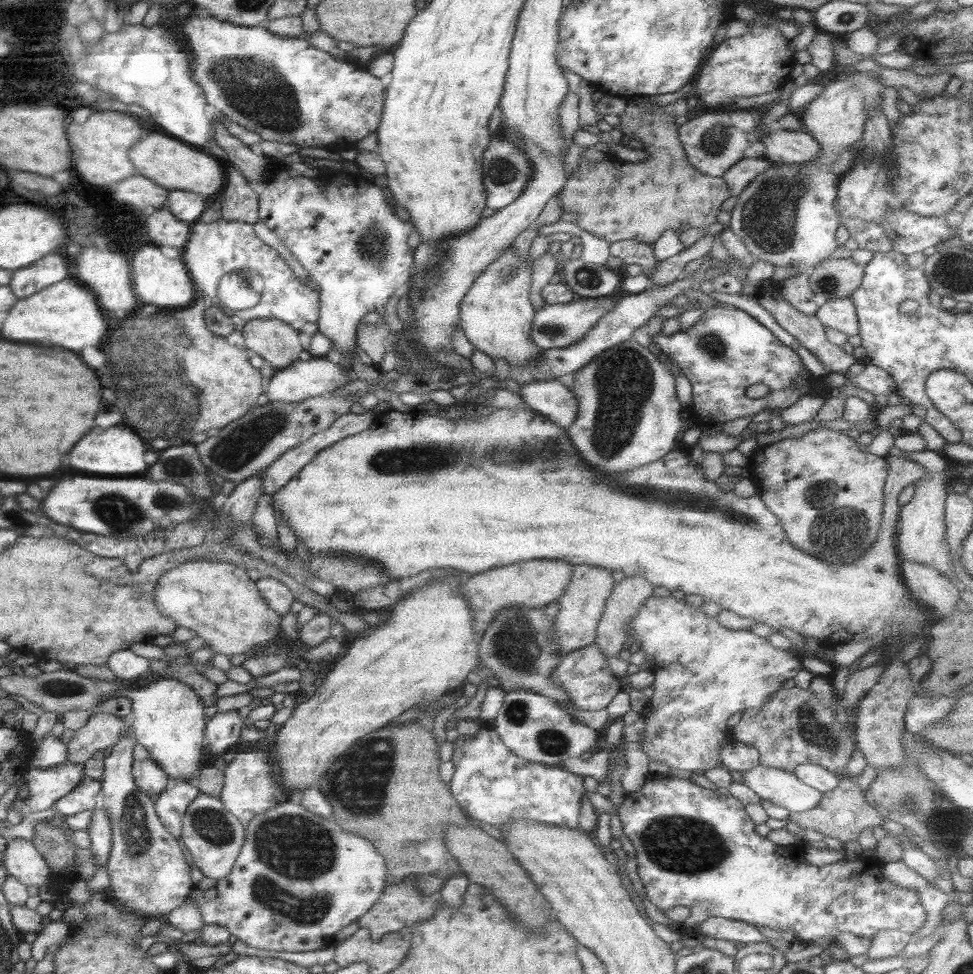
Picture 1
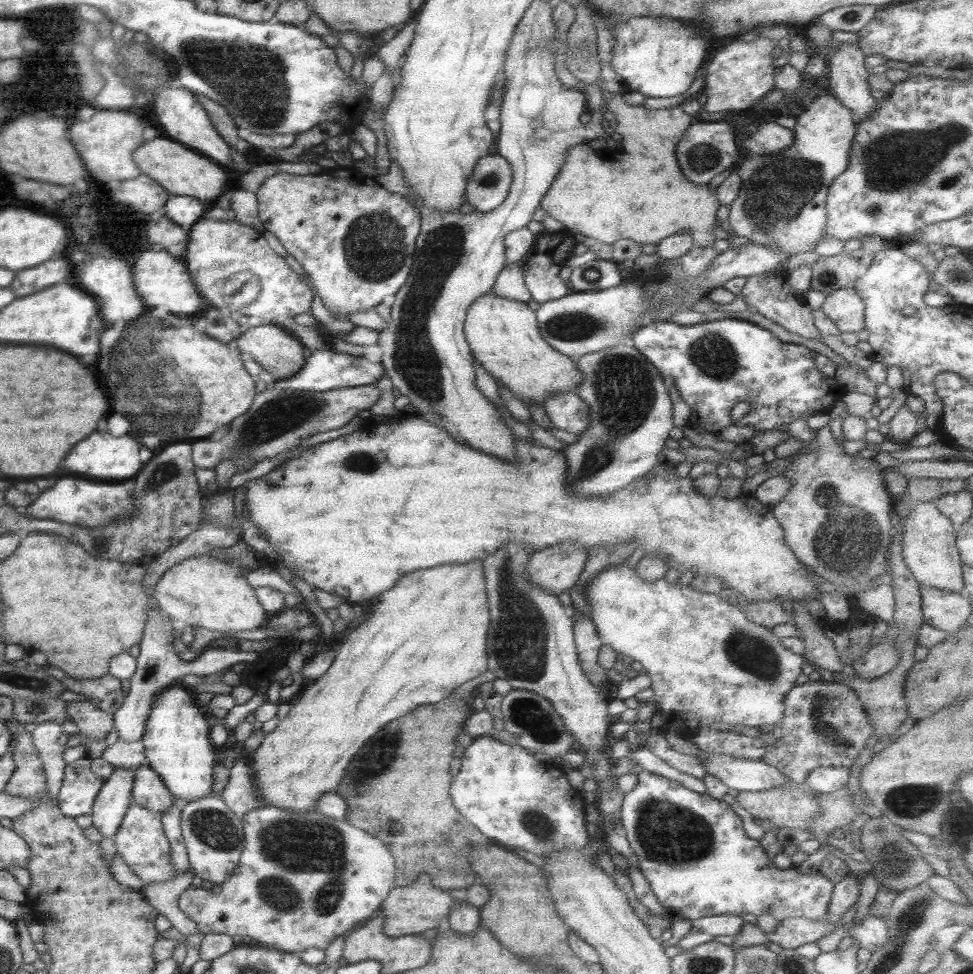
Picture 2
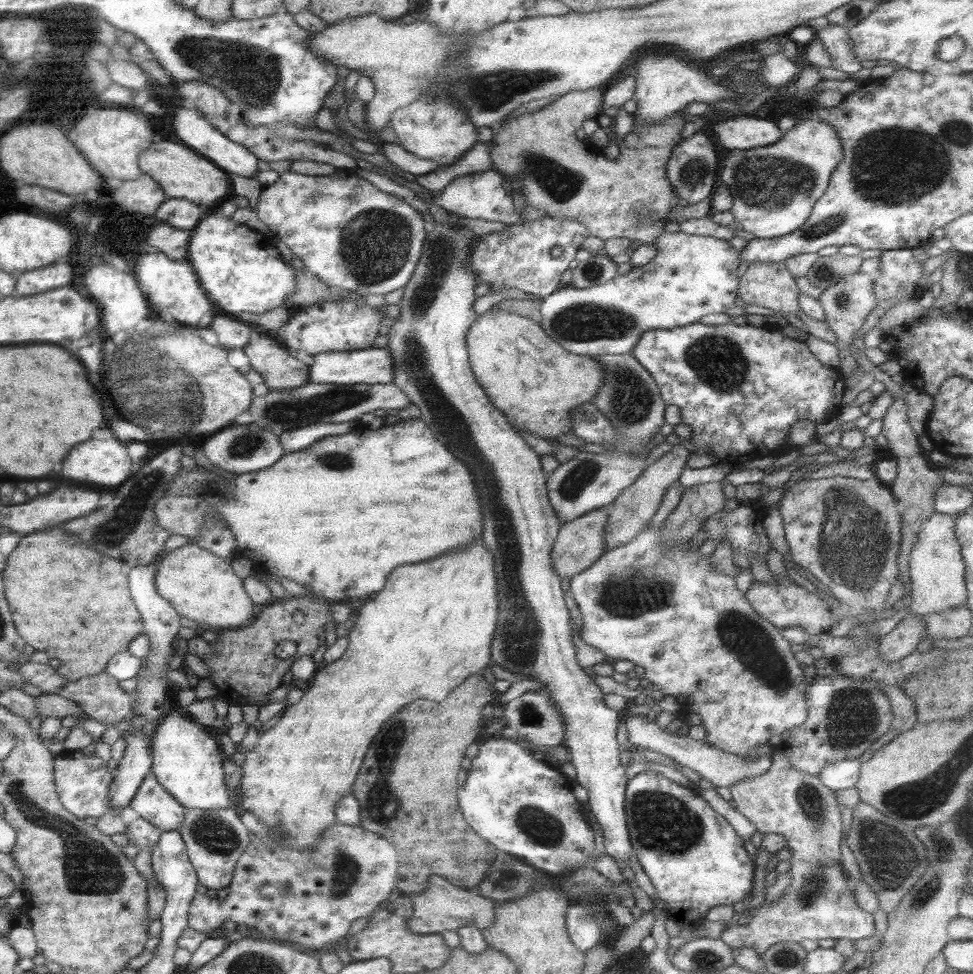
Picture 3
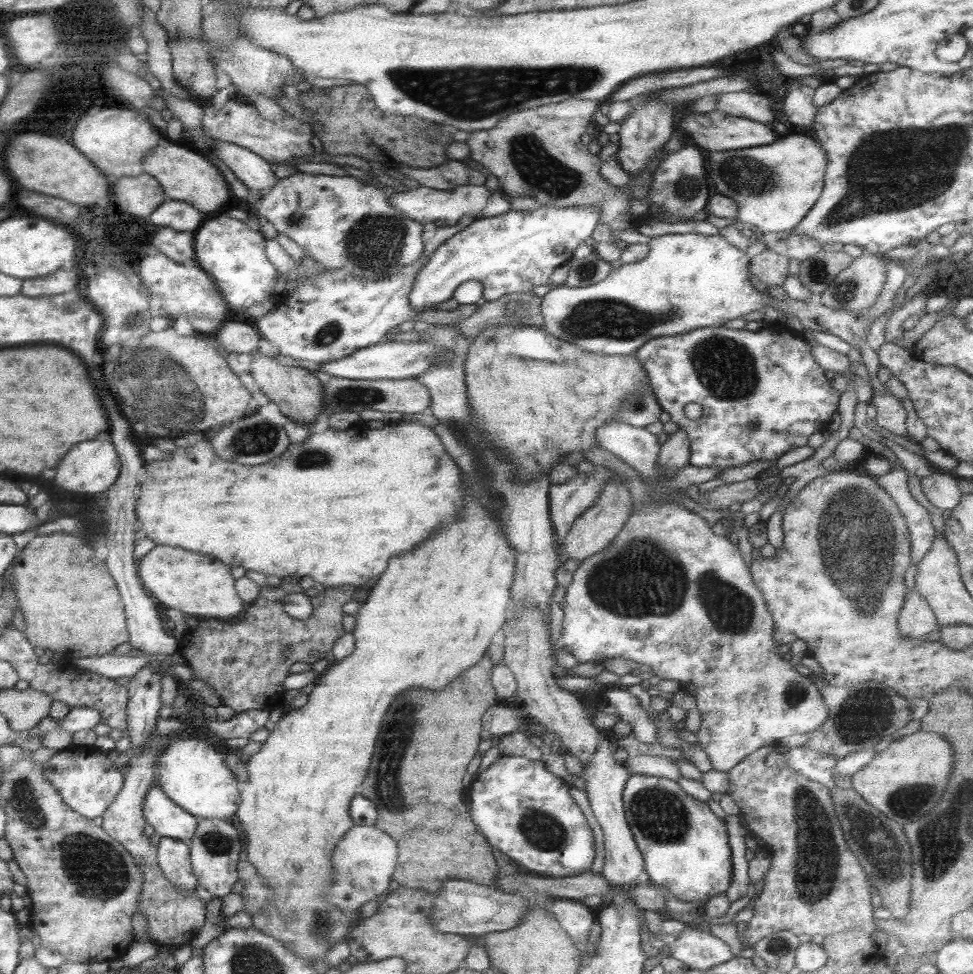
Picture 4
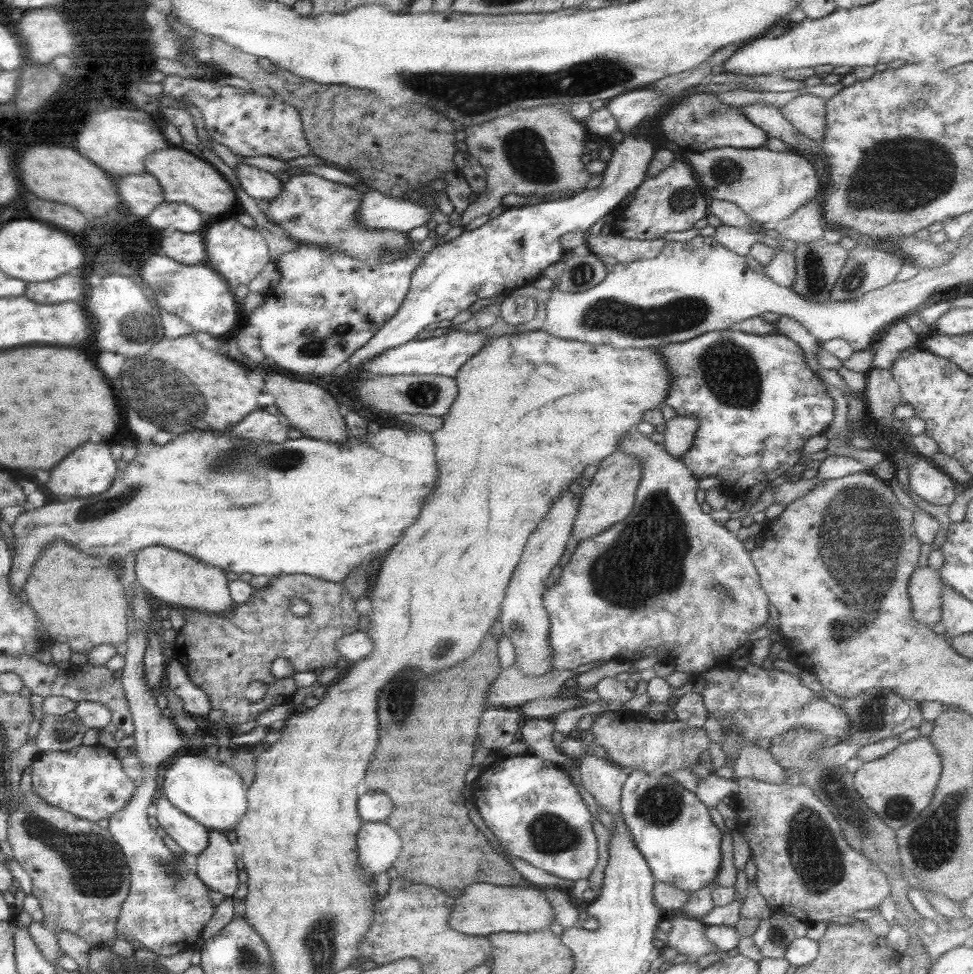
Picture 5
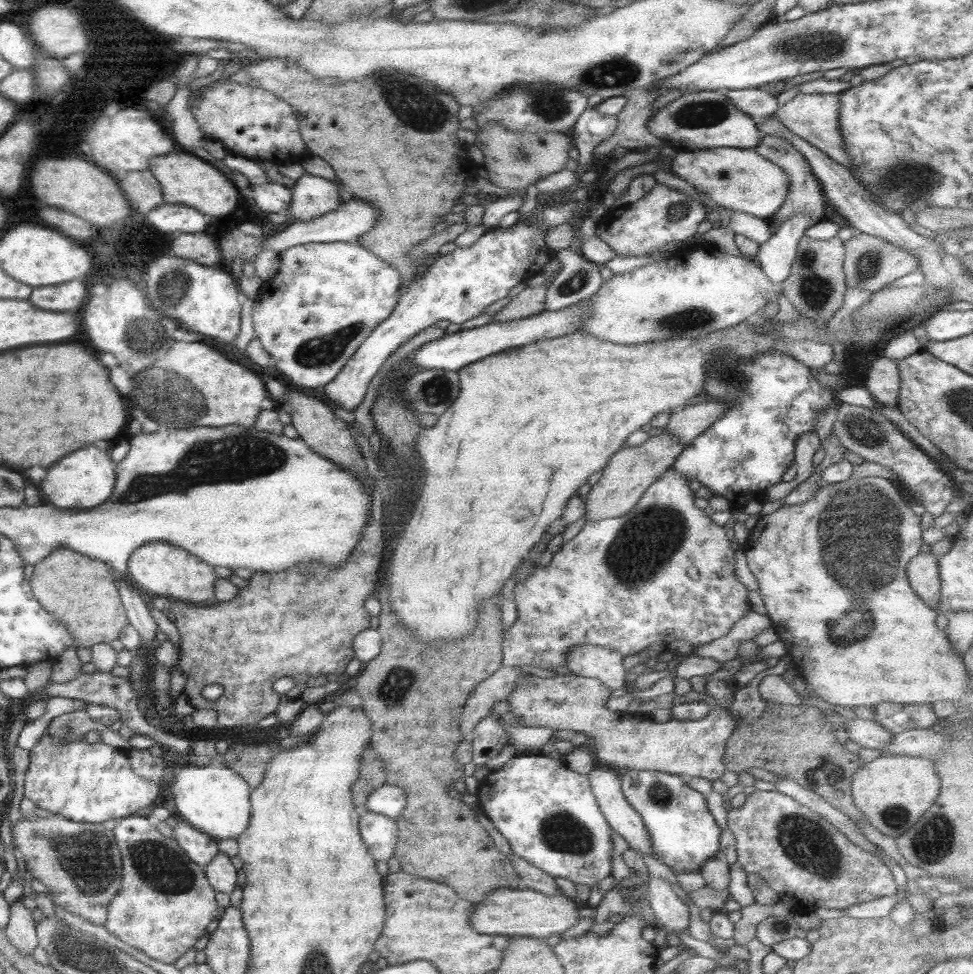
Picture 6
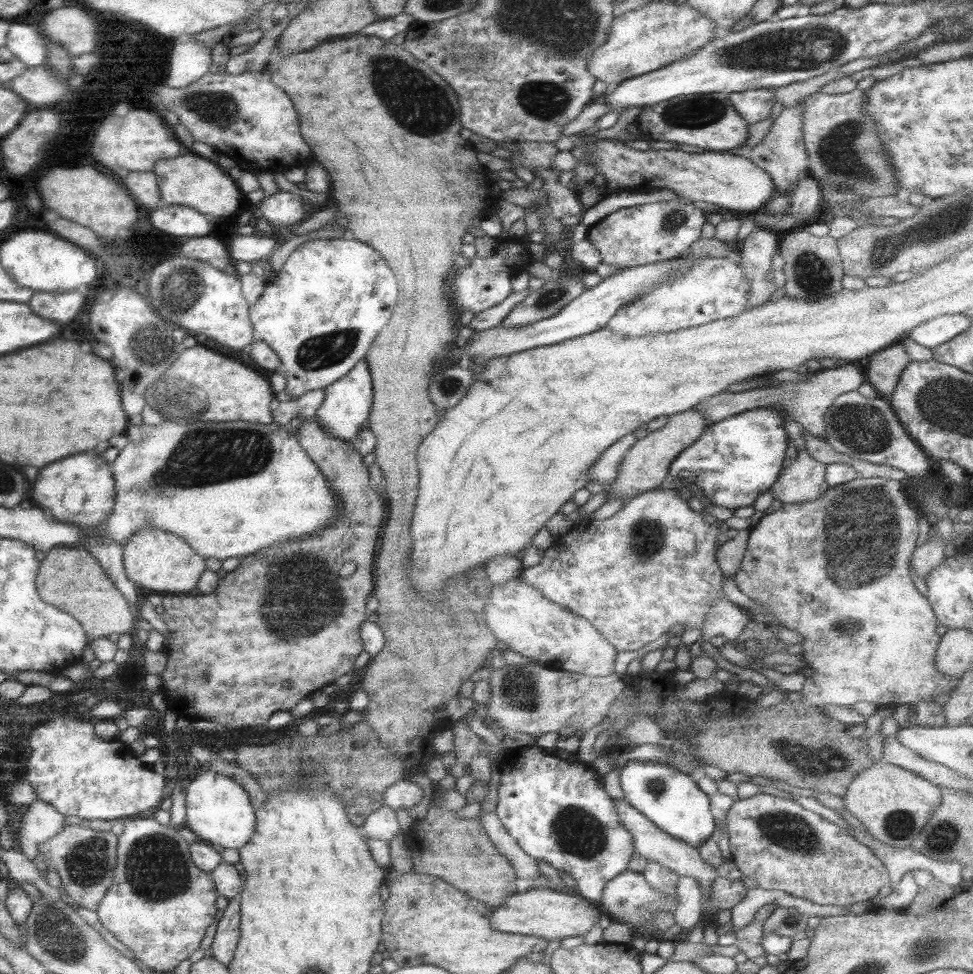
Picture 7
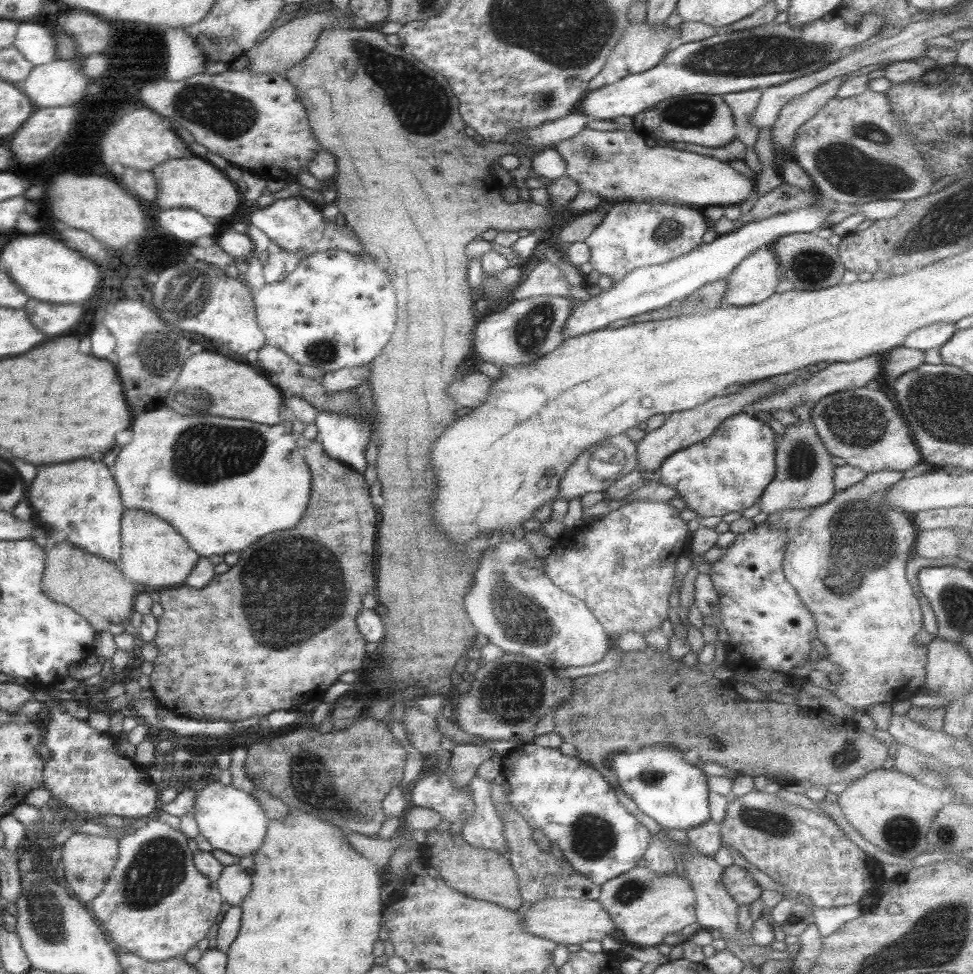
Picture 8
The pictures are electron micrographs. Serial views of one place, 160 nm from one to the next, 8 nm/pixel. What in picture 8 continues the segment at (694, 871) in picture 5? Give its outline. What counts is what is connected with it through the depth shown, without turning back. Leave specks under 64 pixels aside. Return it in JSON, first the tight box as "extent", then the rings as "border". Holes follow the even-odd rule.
{"extent":[609,746,709,833],"border":[[[645,746],[641,750],[637,750],[637,754],[617,754],[611,760],[611,768],[609,772],[615,774],[617,784],[622,792],[627,797],[634,801],[635,806],[649,816],[659,828],[665,833],[667,830],[689,830],[690,828],[697,828],[705,824],[709,818],[708,813],[708,788],[706,783],[706,775],[699,767],[695,767],[691,763],[683,759],[683,752],[667,746]]]}

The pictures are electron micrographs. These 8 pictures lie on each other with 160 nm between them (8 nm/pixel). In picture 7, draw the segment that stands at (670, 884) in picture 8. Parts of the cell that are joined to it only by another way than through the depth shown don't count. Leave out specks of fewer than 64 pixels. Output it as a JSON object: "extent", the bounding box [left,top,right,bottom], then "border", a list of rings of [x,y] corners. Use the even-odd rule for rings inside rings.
{"extent":[599,870,676,929],"border":[[[625,870],[610,878],[603,886],[600,898],[599,910],[607,912],[612,922],[631,926],[632,929],[645,928],[645,925],[653,927],[653,910],[669,911],[676,907],[676,897],[666,896],[662,892],[653,890],[643,878],[641,872]]]}

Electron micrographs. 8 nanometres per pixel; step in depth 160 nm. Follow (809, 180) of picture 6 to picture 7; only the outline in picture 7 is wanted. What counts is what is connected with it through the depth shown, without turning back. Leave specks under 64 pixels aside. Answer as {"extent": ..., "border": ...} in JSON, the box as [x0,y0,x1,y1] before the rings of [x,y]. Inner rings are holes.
{"extent":[743,102,810,196],"border":[[[801,102],[791,108],[783,108],[781,114],[773,120],[771,127],[767,134],[761,138],[761,141],[743,154],[755,166],[761,167],[761,170],[769,174],[774,184],[774,192],[781,196],[790,195],[797,188],[800,180],[810,176],[808,156],[802,143],[799,104]]]}

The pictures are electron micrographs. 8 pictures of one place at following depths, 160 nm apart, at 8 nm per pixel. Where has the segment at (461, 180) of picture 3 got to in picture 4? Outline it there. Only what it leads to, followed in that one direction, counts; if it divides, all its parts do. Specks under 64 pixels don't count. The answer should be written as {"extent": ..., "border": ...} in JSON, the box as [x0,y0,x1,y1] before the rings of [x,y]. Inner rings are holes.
{"extent":[387,184,510,225],"border":[[[490,184],[456,186],[449,190],[435,190],[424,186],[415,189],[387,194],[389,204],[405,218],[415,222],[445,222],[453,225],[461,216],[472,216],[473,219],[491,218],[505,214],[510,210],[510,198]]]}

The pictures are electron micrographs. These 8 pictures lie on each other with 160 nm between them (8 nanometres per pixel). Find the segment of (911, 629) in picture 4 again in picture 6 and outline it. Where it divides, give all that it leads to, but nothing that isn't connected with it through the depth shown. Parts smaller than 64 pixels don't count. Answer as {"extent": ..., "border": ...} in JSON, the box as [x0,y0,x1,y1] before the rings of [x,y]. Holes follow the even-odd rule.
{"extent":[905,551,939,610],"border":[[[920,551],[906,564],[905,576],[913,593],[935,610],[939,598],[938,557]]]}

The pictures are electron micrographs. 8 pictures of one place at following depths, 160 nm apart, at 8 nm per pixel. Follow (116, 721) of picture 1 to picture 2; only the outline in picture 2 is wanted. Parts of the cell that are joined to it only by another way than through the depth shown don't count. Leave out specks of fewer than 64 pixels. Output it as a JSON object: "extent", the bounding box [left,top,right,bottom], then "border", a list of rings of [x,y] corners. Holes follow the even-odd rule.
{"extent":[66,700,114,746],"border":[[[91,700],[67,702],[66,714],[78,728],[81,746],[86,742],[104,740],[105,736],[114,730],[112,716],[101,712]]]}

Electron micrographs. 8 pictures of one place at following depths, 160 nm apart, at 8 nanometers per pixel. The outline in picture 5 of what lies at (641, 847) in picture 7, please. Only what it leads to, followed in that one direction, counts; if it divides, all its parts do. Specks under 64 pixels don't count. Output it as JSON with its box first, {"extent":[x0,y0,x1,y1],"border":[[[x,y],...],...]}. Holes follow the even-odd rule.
{"extent":[576,754,623,818],"border":[[[585,754],[576,759],[579,770],[579,786],[589,792],[603,810],[613,818],[620,816],[619,795],[620,786],[617,776],[623,771],[607,758]]]}

